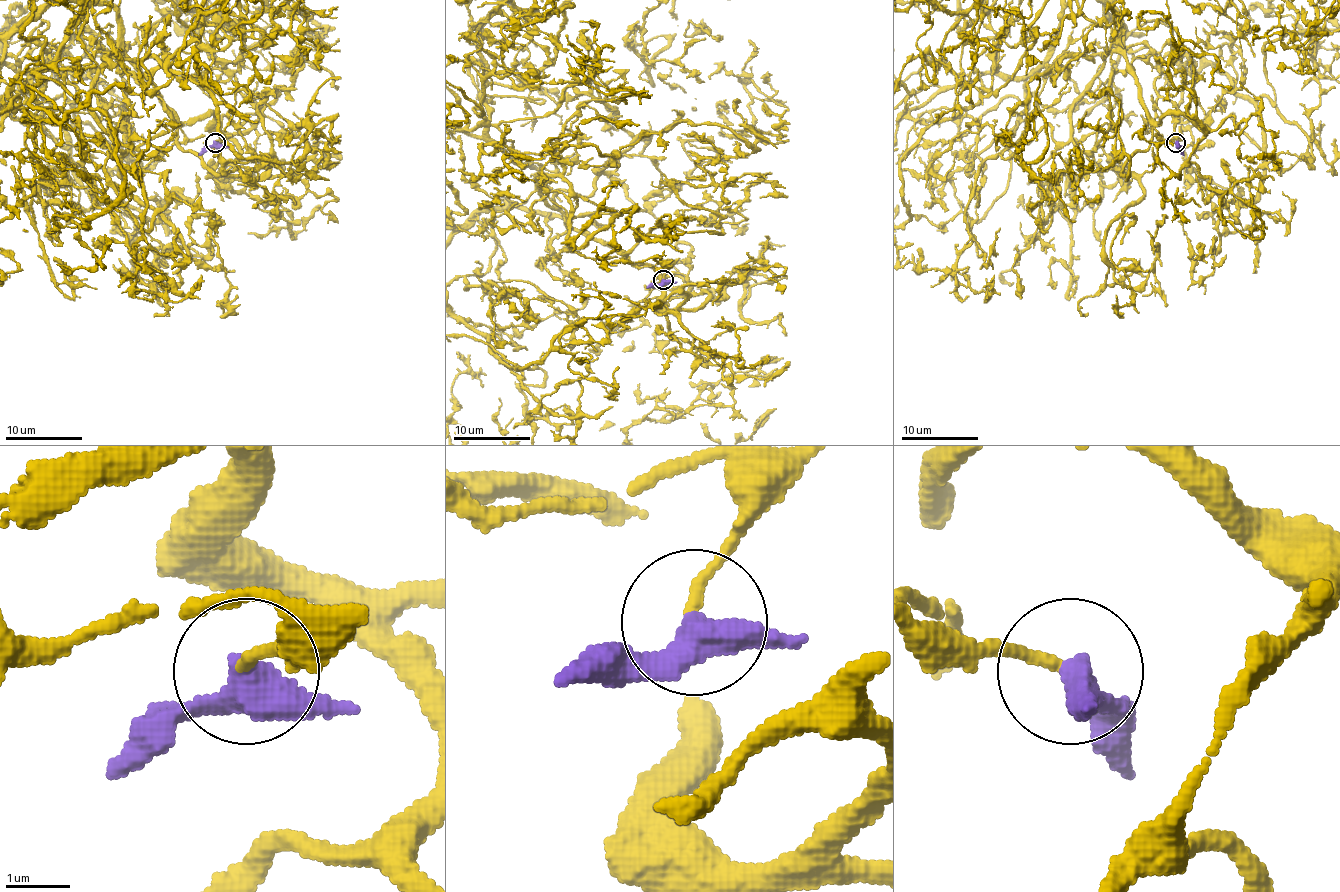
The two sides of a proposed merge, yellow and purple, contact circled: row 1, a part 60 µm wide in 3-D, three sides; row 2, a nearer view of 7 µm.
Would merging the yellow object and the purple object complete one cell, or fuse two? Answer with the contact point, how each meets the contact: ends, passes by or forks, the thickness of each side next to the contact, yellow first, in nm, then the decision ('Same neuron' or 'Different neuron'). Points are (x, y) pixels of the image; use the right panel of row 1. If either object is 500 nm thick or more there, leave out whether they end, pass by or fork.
Place: (1176, 142). At the ring yellow ends. At the ring purple passes by. Thickness 160 nm (yellow) against 440 nm. Same neuron

